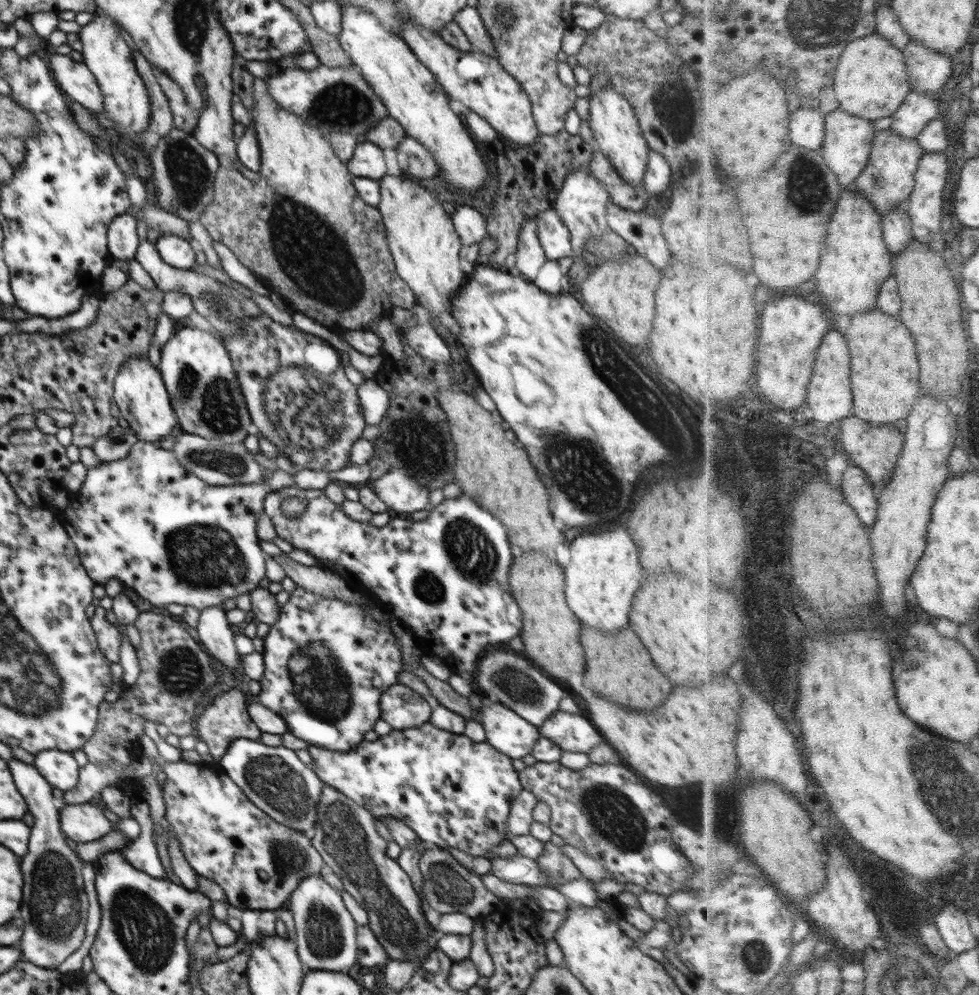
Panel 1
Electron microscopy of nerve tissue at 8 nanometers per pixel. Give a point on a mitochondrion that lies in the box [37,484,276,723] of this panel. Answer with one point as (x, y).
(209, 558)

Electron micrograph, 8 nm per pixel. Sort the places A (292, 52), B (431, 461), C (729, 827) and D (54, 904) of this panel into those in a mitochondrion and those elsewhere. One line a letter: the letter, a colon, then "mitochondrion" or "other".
A: other
B: mitochondrion
C: mitochondrion
D: mitochondrion

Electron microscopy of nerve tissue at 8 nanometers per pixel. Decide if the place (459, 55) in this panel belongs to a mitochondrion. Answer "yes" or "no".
no

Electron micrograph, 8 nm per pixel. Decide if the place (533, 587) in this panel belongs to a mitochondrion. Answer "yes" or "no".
no

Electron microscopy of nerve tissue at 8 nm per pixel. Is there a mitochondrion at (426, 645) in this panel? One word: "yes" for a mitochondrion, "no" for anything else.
no

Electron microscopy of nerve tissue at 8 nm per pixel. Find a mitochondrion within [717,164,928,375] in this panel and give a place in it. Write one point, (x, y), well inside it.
(877, 181)

